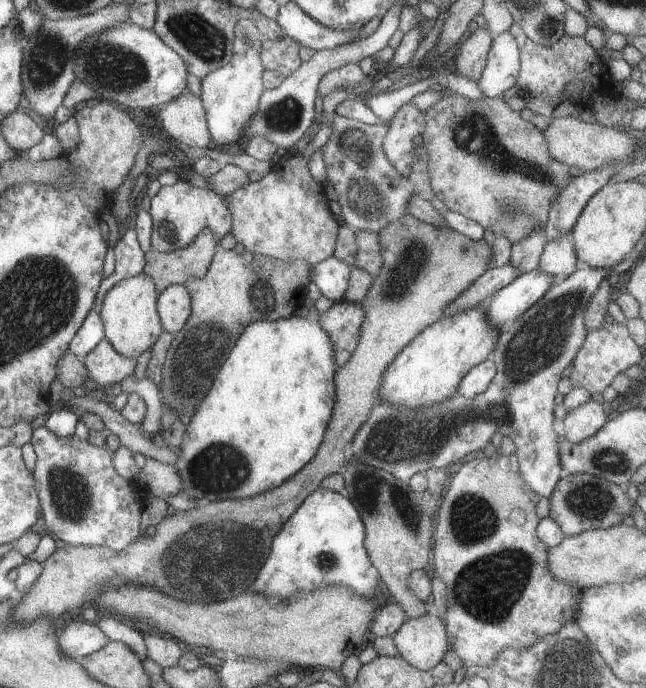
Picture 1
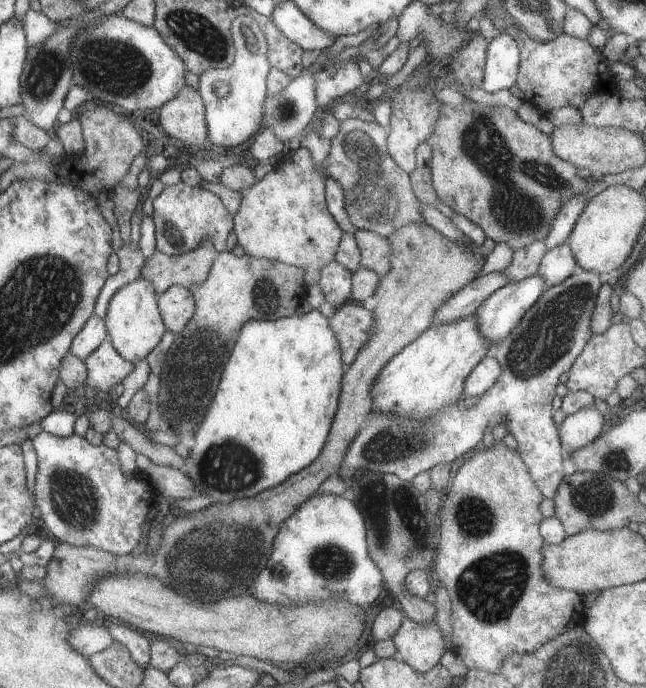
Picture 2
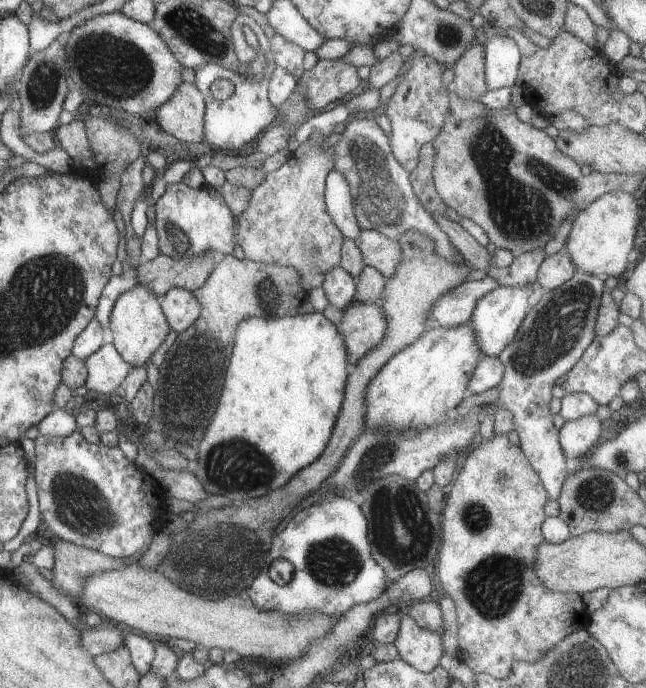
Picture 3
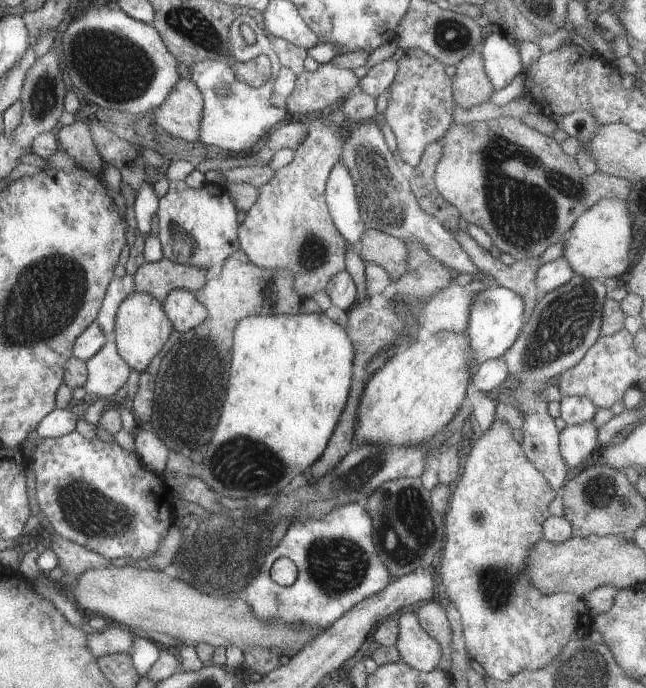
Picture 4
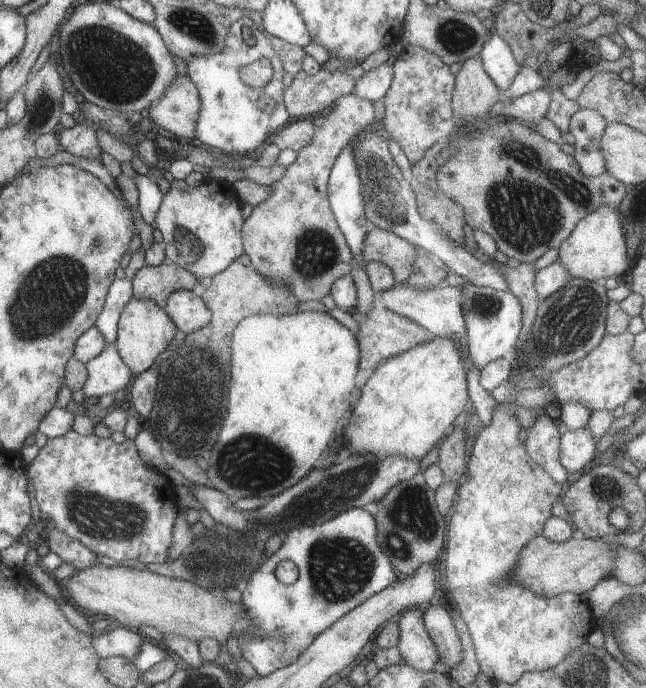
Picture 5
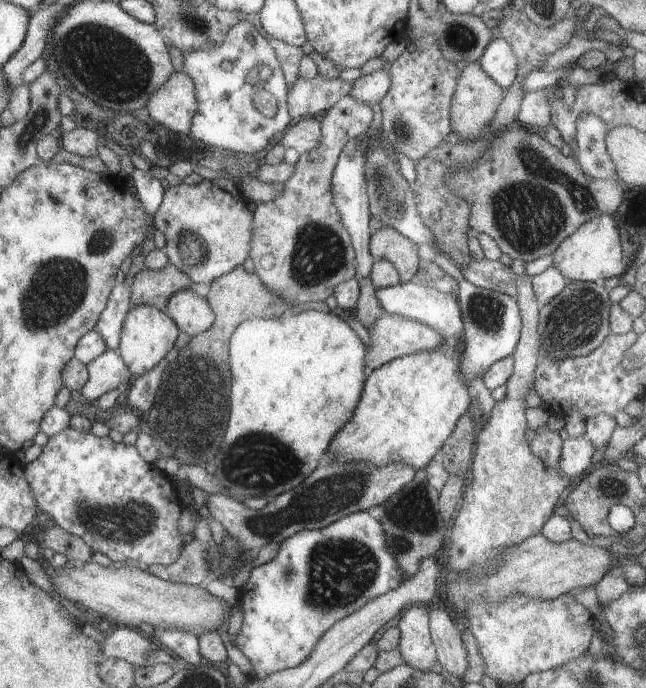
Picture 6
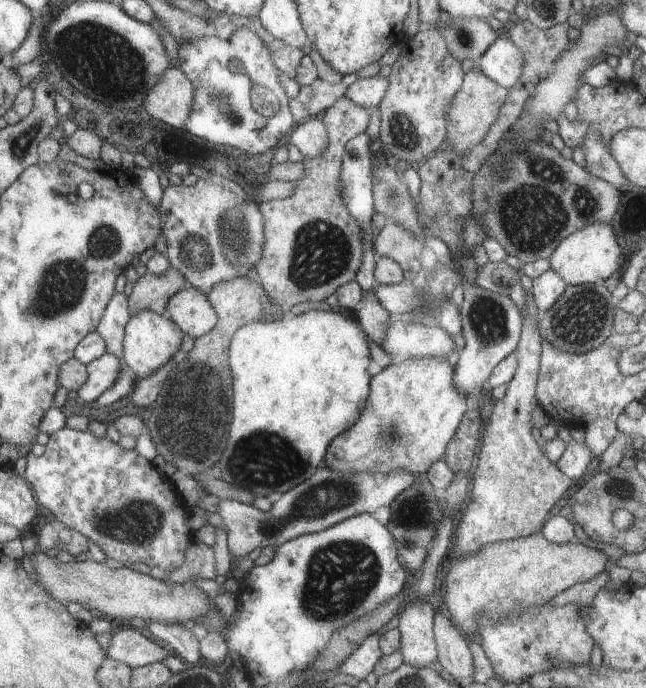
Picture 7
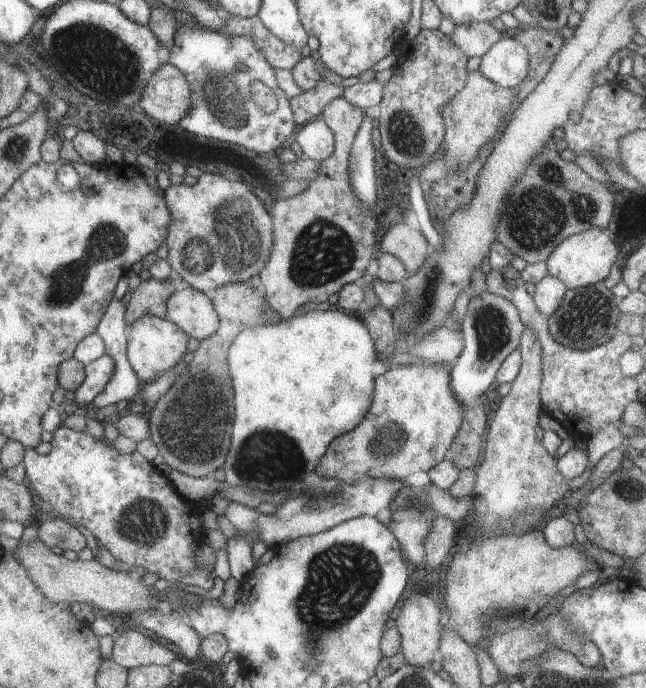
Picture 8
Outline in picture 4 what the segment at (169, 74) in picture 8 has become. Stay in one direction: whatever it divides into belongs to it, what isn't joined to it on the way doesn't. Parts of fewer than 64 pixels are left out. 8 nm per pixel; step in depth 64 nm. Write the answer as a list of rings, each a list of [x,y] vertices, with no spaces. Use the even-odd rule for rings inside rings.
[[[190,79],[178,80],[178,83],[161,106],[153,109],[154,120],[166,132],[189,142],[199,140],[202,120],[201,89]]]

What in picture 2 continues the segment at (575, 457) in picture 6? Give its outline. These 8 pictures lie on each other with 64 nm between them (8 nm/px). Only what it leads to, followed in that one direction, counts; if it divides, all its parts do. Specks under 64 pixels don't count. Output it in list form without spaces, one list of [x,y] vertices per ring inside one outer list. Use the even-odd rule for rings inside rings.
[[[595,406],[582,408],[570,416],[566,416],[561,425],[561,439],[564,453],[569,455],[592,444],[604,429],[607,418],[603,417]]]

